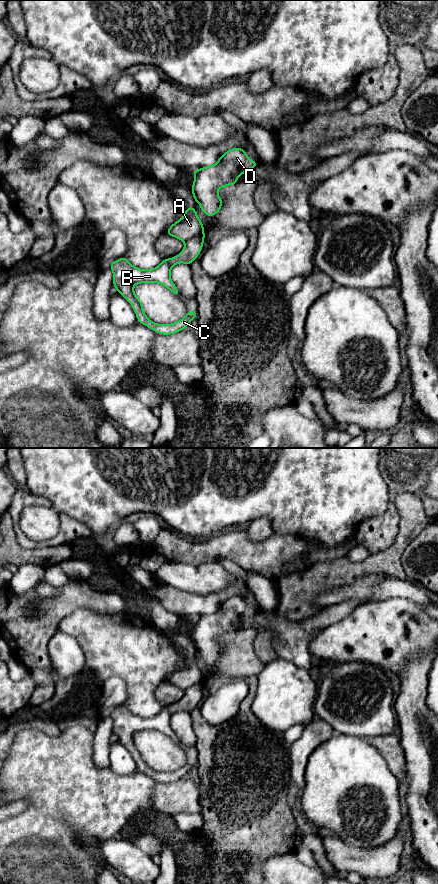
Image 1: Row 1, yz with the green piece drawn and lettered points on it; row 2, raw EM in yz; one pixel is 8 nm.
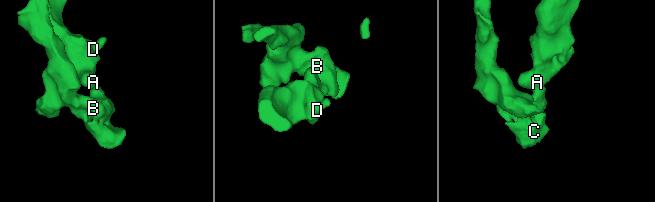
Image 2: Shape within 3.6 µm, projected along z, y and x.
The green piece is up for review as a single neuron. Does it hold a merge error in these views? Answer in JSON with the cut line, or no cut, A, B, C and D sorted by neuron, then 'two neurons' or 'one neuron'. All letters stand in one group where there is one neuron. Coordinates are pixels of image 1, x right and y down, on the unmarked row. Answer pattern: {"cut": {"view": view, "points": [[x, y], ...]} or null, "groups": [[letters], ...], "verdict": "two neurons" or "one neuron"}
{"cut": {"view": "yz", "points": [[203, 679], [184, 690]]}, "groups": [["A", "D"], ["B", "C"]], "verdict": "two neurons"}

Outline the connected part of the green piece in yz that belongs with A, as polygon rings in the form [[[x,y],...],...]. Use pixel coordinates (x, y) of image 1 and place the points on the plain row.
[[[193,654],[184,659],[181,667],[173,671],[166,682],[183,690],[204,680],[204,674]]]

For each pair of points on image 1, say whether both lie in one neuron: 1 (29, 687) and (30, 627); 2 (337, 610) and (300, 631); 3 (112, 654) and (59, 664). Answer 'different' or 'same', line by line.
1: different
2: same
3: different

